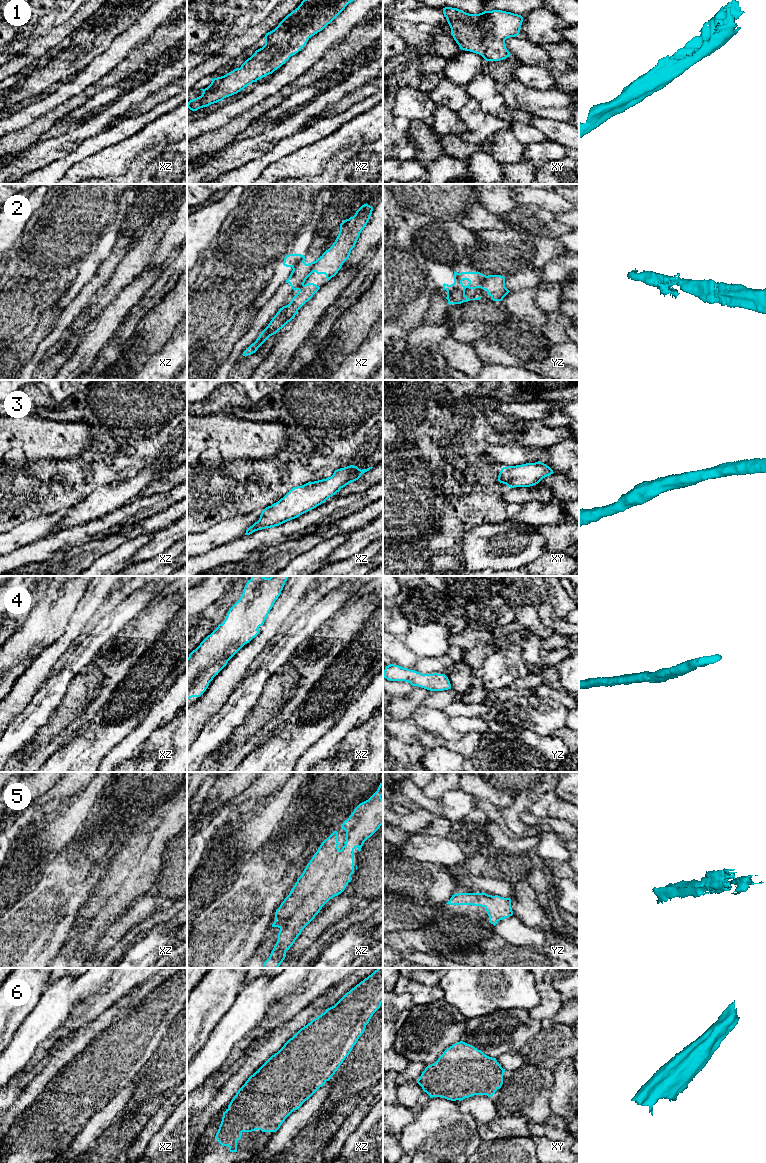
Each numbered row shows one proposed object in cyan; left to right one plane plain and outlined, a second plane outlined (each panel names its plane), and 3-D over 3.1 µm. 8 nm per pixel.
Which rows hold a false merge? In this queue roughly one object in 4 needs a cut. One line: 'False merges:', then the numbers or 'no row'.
False merges: no row

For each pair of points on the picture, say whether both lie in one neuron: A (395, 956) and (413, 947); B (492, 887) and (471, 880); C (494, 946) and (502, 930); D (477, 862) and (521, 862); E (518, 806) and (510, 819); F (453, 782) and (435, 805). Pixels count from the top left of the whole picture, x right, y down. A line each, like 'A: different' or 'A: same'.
A: different
B: same
C: different
D: same
E: same
F: different

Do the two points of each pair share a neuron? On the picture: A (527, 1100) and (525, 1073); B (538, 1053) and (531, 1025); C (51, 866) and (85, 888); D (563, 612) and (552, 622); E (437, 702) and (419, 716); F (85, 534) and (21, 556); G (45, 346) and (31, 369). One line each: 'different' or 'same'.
A: same
B: different
C: same
D: different
E: different
F: same
G: same

